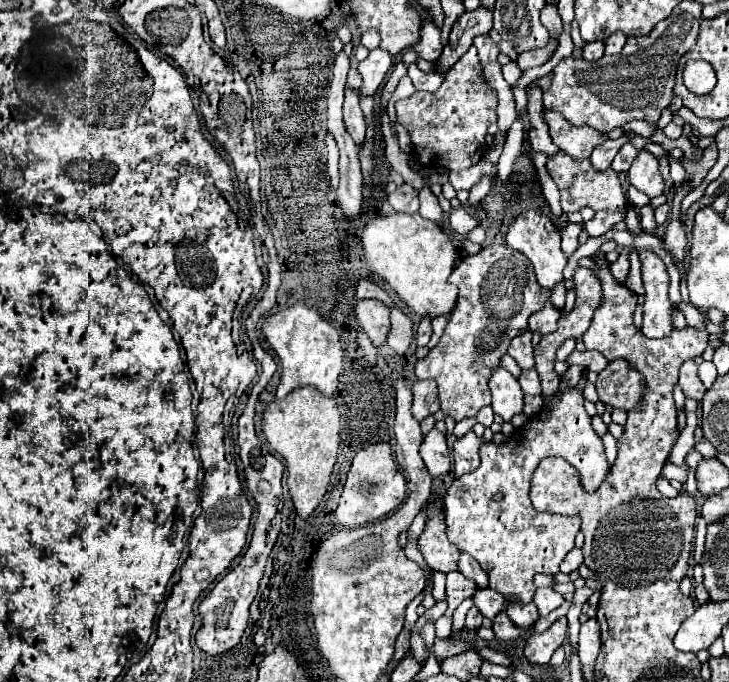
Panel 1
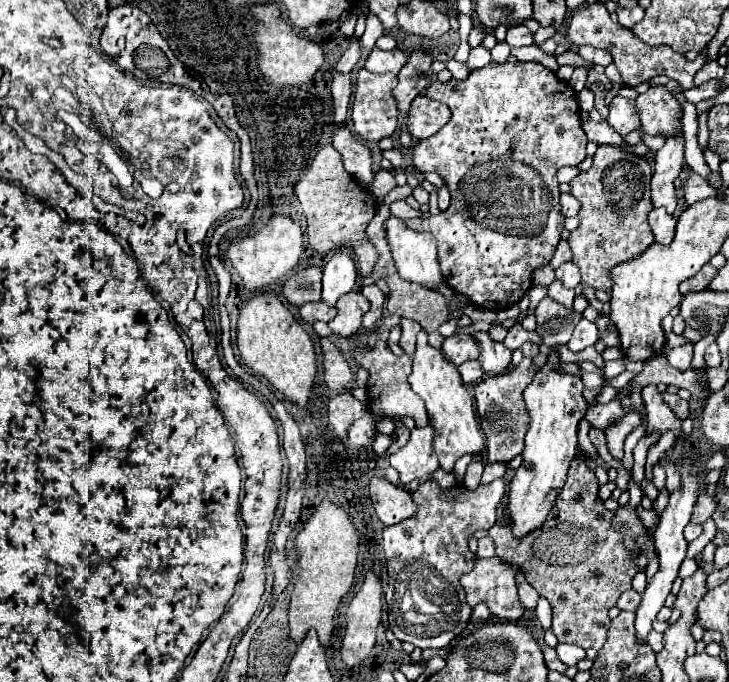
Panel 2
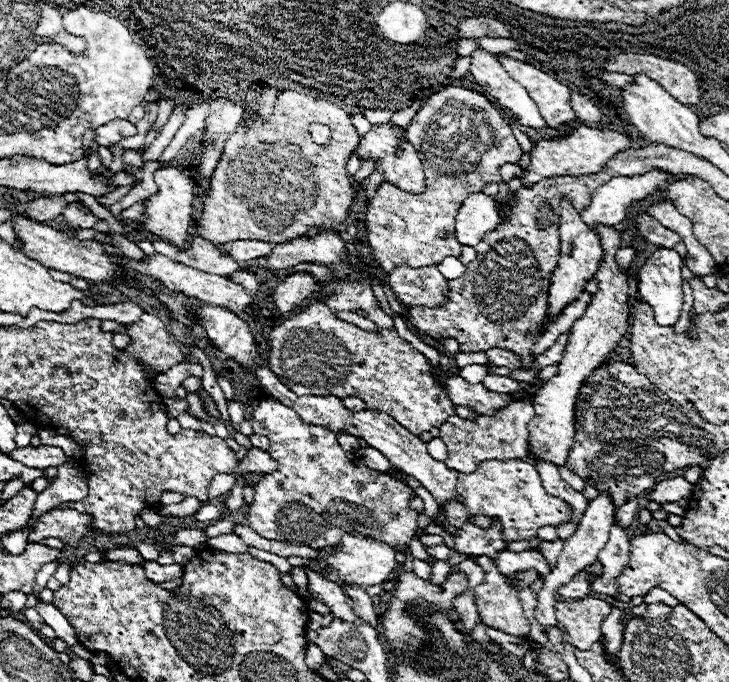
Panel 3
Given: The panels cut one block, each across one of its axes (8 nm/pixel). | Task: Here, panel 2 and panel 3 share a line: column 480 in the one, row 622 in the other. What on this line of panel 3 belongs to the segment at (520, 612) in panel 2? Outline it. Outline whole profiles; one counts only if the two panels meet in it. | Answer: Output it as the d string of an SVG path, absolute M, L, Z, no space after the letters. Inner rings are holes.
M584 598L572 602L556 602L556 620L564 642L578 650L590 650L600 638L600 626L610 614L610 604L600 598Z

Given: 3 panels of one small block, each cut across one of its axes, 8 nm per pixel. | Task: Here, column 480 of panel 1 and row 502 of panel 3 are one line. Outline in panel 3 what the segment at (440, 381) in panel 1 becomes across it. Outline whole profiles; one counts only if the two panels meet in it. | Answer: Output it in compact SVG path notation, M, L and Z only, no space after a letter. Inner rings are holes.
M262 400L254 410L252 430L270 438L270 458L278 462L278 470L272 474L262 474L254 486L256 494L248 508L248 526L268 540L280 540L290 546L312 546L324 548L342 542L344 534L360 534L382 540L396 550L410 544L416 534L418 512L408 510L410 488L392 480L388 474L368 468L353 452L346 452L338 440L336 432L328 426L304 424L302 418L288 406L276 400Z

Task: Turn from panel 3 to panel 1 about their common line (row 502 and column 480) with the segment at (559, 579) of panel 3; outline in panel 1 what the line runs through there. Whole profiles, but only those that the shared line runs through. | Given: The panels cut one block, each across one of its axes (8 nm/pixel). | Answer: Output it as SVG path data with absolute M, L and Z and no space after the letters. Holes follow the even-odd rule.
M478 588L478 590L474 592L472 600L474 600L474 606L476 606L476 608L482 612L482 616L486 616L486 618L494 618L494 616L502 610L502 606L504 606L502 596L500 596L496 590L490 590L490 588Z

